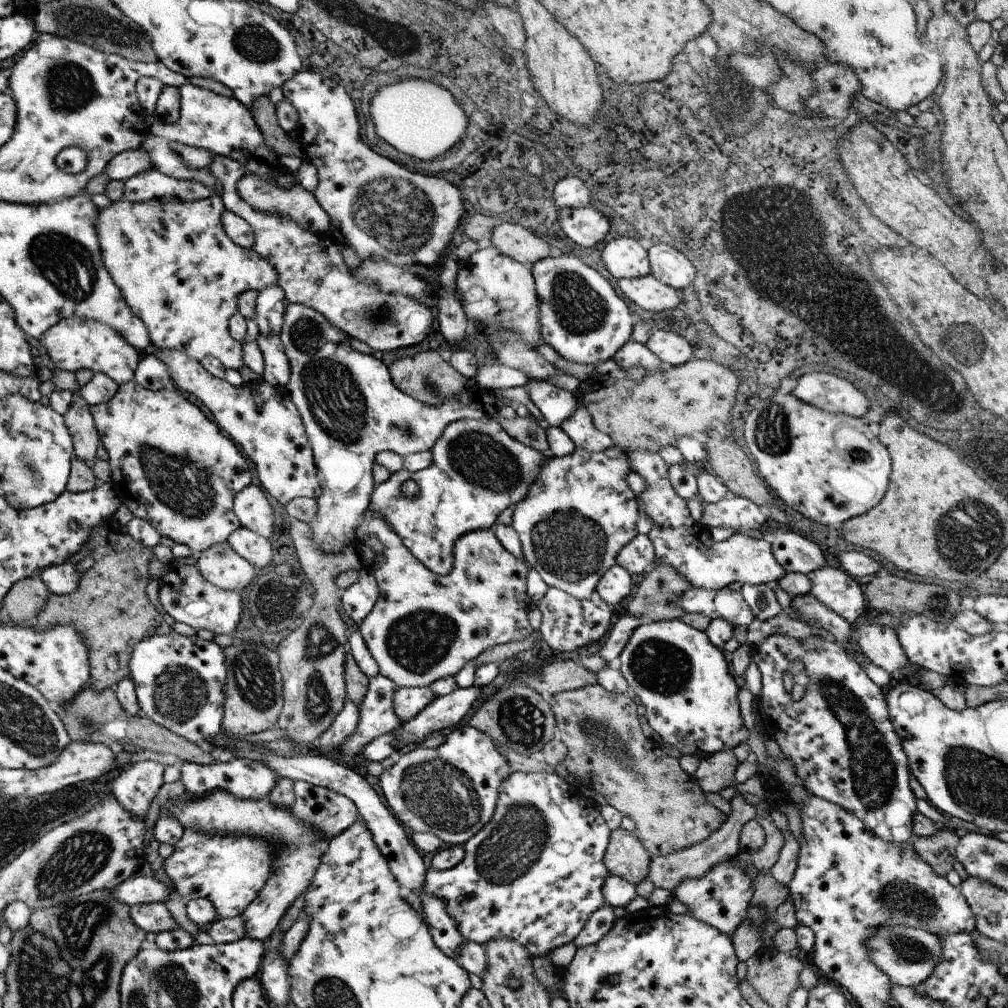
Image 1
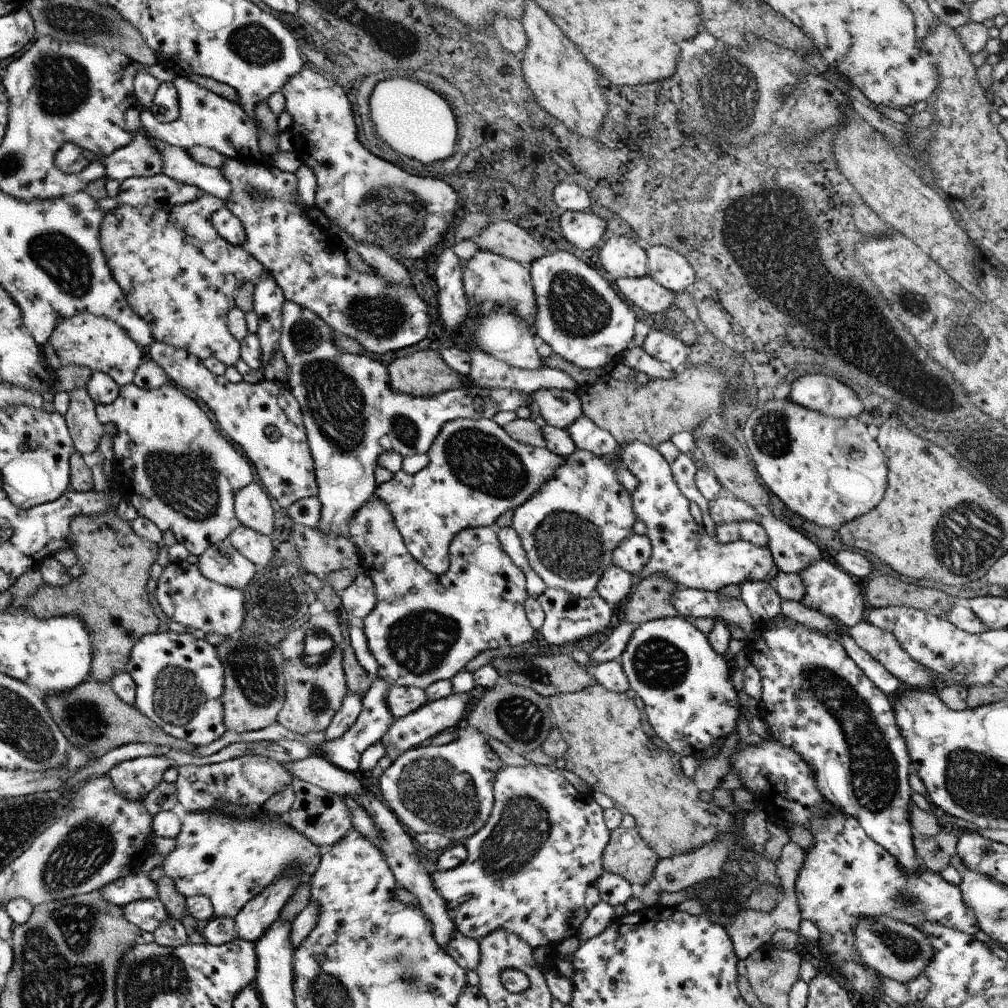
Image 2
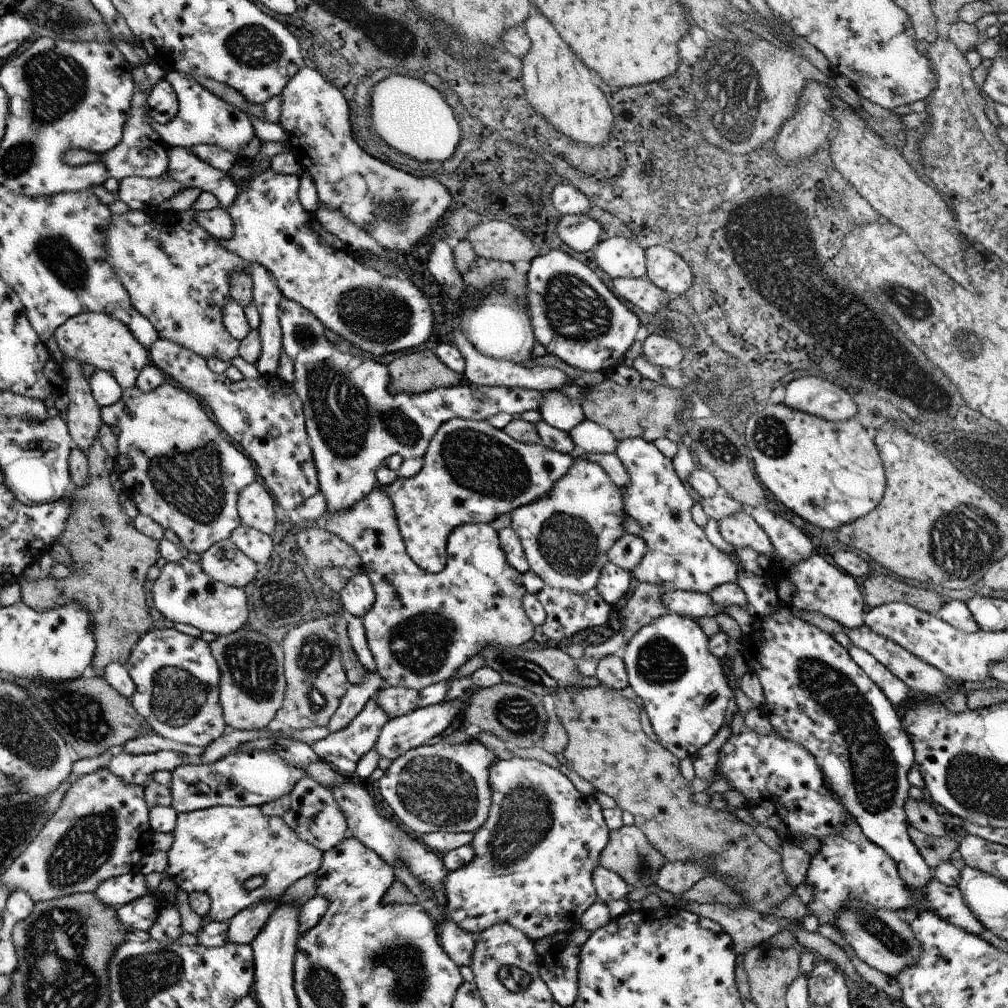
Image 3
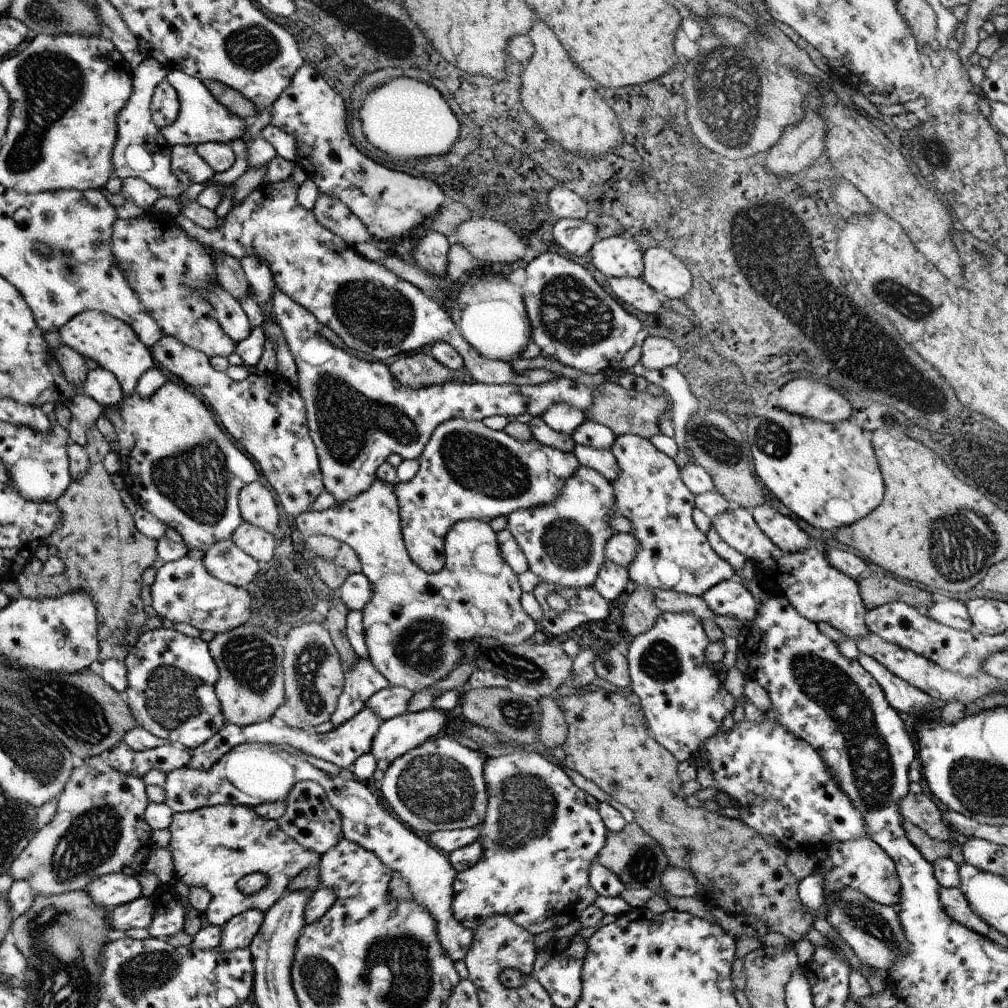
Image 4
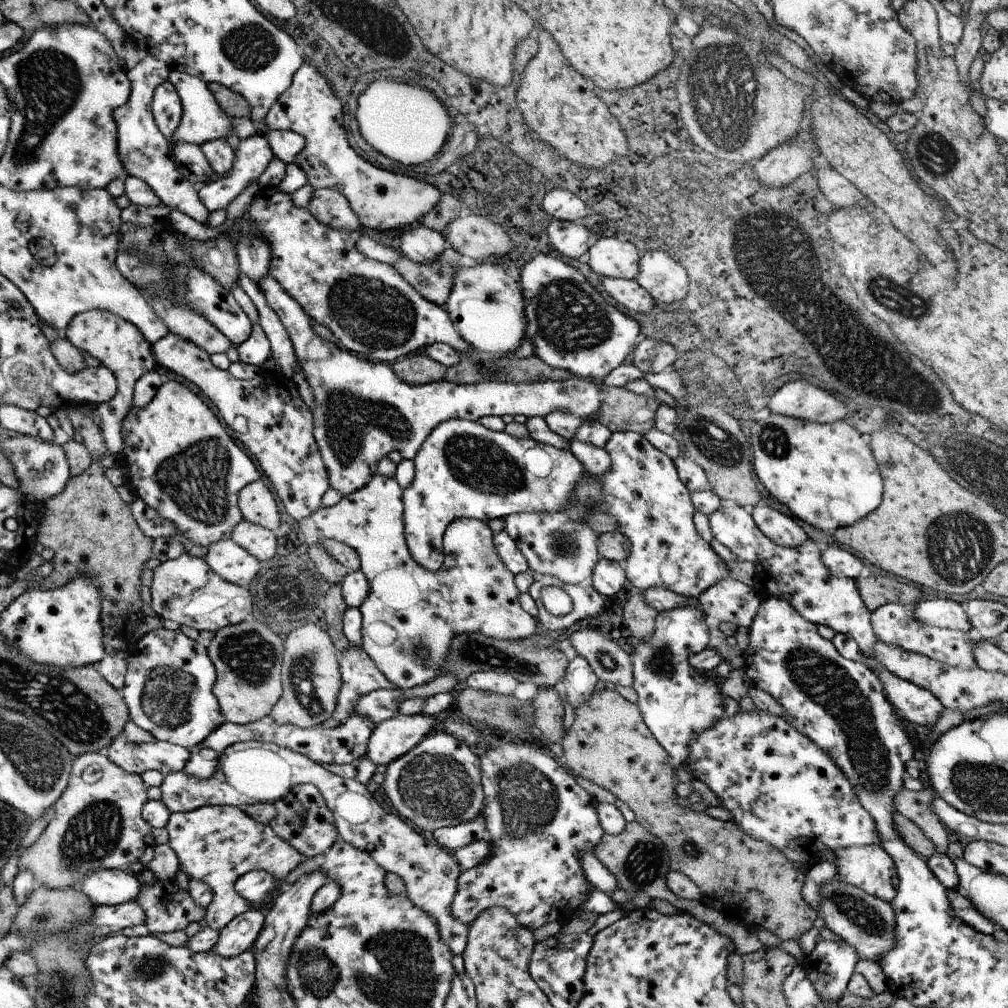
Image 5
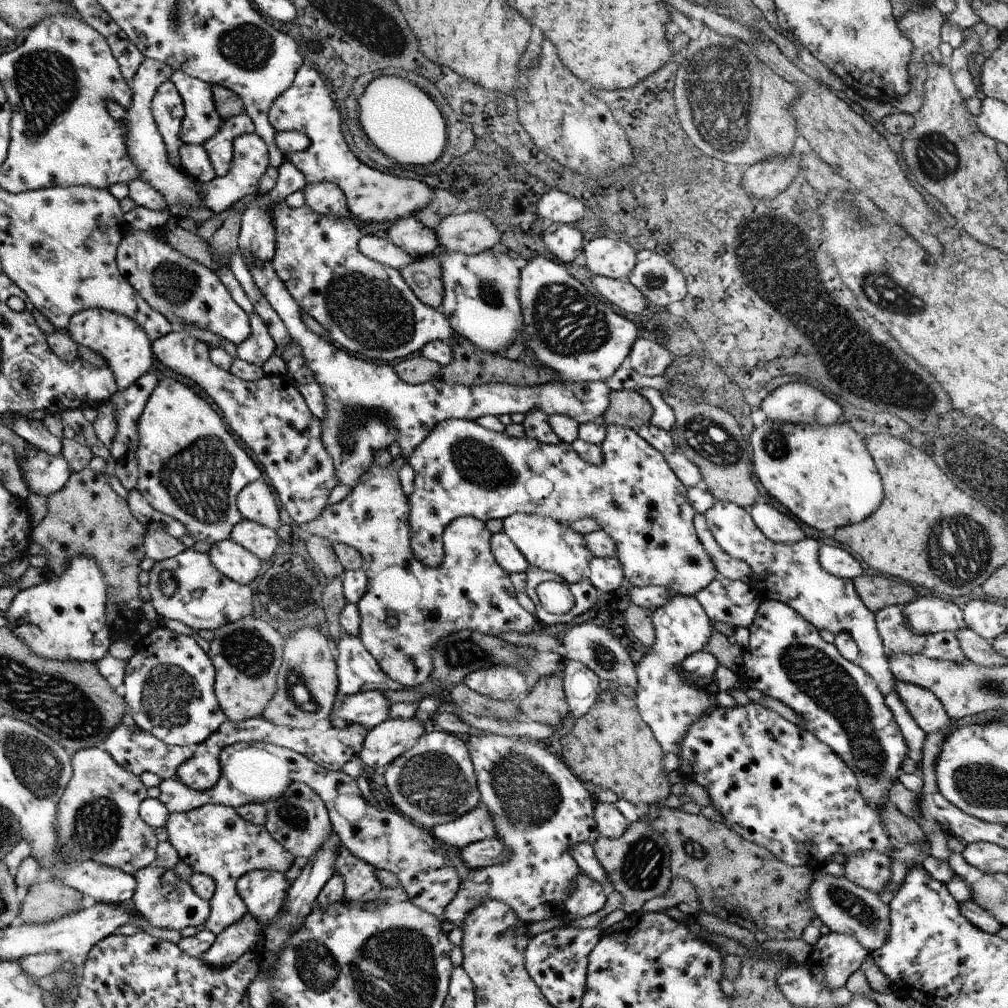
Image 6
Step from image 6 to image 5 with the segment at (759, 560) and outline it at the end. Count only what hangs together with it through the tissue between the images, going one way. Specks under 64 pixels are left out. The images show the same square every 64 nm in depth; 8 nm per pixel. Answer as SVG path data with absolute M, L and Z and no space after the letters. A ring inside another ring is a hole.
M740 505L726 506L718 509L709 516L709 523L713 532L713 538L727 546L736 554L740 561L748 561L755 564L755 593L759 596L760 600L763 601L768 597L778 597L787 600L798 611L800 616L813 622L816 626L824 624L824 626L832 628L834 632L842 632L842 634L854 638L863 653L862 663L877 673L879 666L882 664L873 657L873 646L877 643L878 638L871 625L871 610L864 606L854 579L835 575L822 562L822 546L816 544L810 538L796 548L777 545L758 528L749 509Z

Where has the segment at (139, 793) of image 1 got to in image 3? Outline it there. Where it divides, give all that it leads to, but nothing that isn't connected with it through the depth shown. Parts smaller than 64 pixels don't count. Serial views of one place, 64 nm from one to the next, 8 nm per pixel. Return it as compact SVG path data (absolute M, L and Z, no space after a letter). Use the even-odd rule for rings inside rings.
M159 751L133 756L120 752L112 756L107 768L114 773L114 776L120 777L126 783L146 788L160 771L172 772L178 765L182 765L182 758L177 753L176 751Z

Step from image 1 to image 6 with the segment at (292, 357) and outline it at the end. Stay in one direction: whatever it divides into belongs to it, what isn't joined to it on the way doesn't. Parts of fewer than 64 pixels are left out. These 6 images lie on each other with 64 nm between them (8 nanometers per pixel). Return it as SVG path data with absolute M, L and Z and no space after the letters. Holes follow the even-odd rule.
M253 261L248 265L251 270L256 286L262 291L266 300L272 308L280 315L282 322L286 325L291 340L300 347L301 355L304 357L305 364L315 374L315 379L325 396L325 418L320 418L321 428L320 438L324 448L332 457L333 464L336 466L337 480L340 484L353 489L364 479L363 474L374 464L375 454L378 451L386 451L392 443L398 443L402 449L402 457L408 458L413 450L433 431L433 428L445 420L462 419L475 421L477 418L494 415L504 416L504 414L516 414L538 410L544 411L547 415L559 414L566 415L580 424L601 422L602 413L608 408L610 402L609 394L611 388L604 380L579 383L576 381L552 381L534 385L531 387L521 387L513 383L486 383L483 385L466 386L450 384L442 379L434 379L432 382L413 385L403 381L389 363L368 361L362 357L356 358L356 354L342 348L336 348L334 344L326 342L324 338L316 336L306 328L306 324L300 317L301 305L294 300L285 287L283 280L277 275L271 261L260 263Z

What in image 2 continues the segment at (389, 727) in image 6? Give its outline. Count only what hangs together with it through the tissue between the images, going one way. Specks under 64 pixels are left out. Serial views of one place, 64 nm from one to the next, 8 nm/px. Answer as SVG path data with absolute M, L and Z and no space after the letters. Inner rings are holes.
M453 692L444 698L426 703L418 710L408 714L408 716L396 719L380 740L384 743L386 755L390 756L392 760L396 760L403 752L426 744L432 736L453 730L469 710L472 704L470 701L471 697L472 695L469 696L469 693Z

